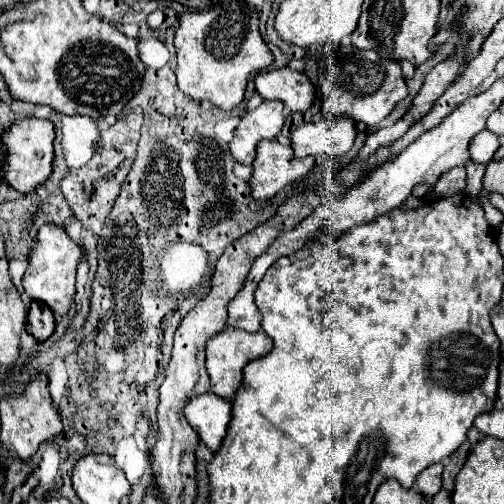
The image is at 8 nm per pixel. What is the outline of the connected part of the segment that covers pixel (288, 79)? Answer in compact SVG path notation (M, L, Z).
M264 70L256 74L256 92L264 100L282 100L290 112L304 112L312 106L314 86L304 72L290 70Z

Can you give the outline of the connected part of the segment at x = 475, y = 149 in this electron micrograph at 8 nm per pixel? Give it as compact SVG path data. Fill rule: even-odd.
M482 130L470 140L470 158L474 162L488 164L498 146L500 146L500 136L492 134L490 130Z

